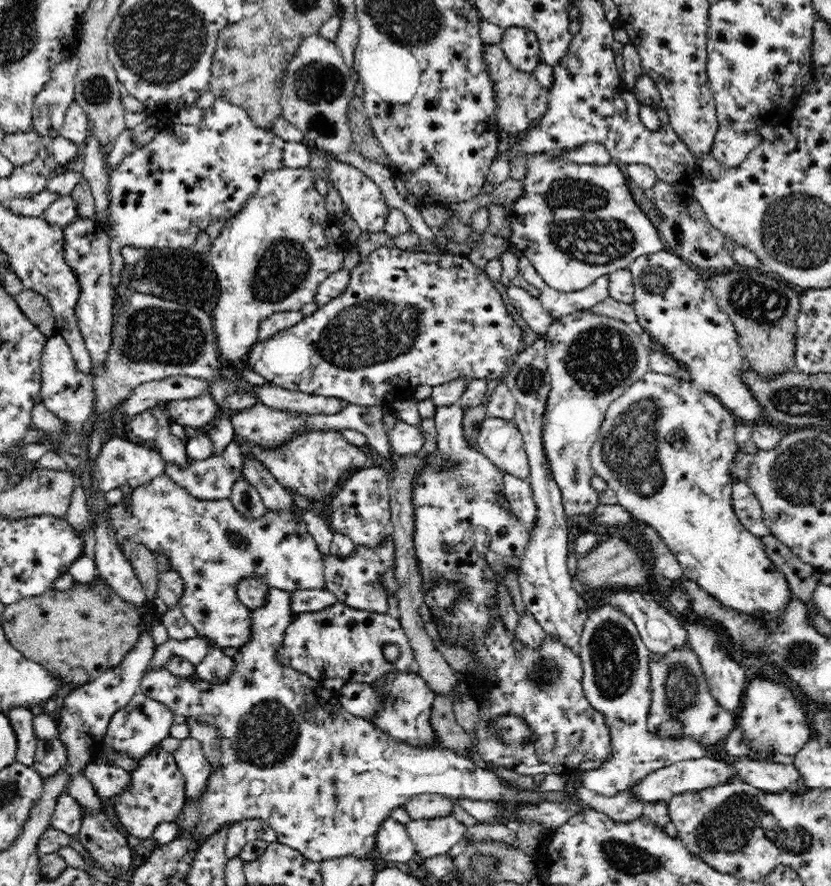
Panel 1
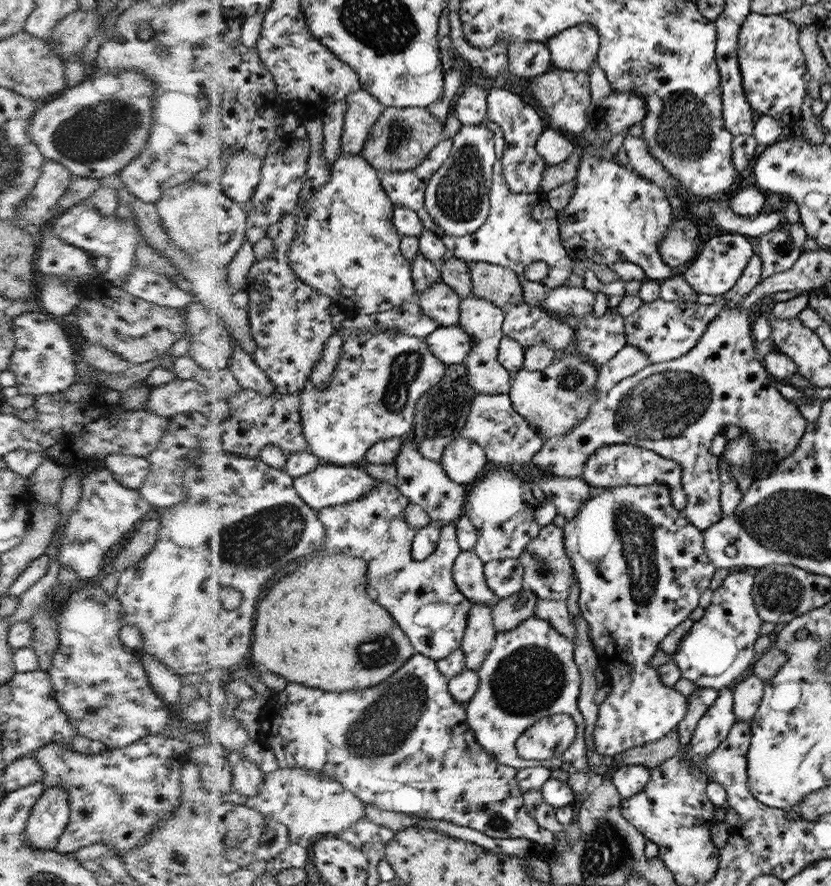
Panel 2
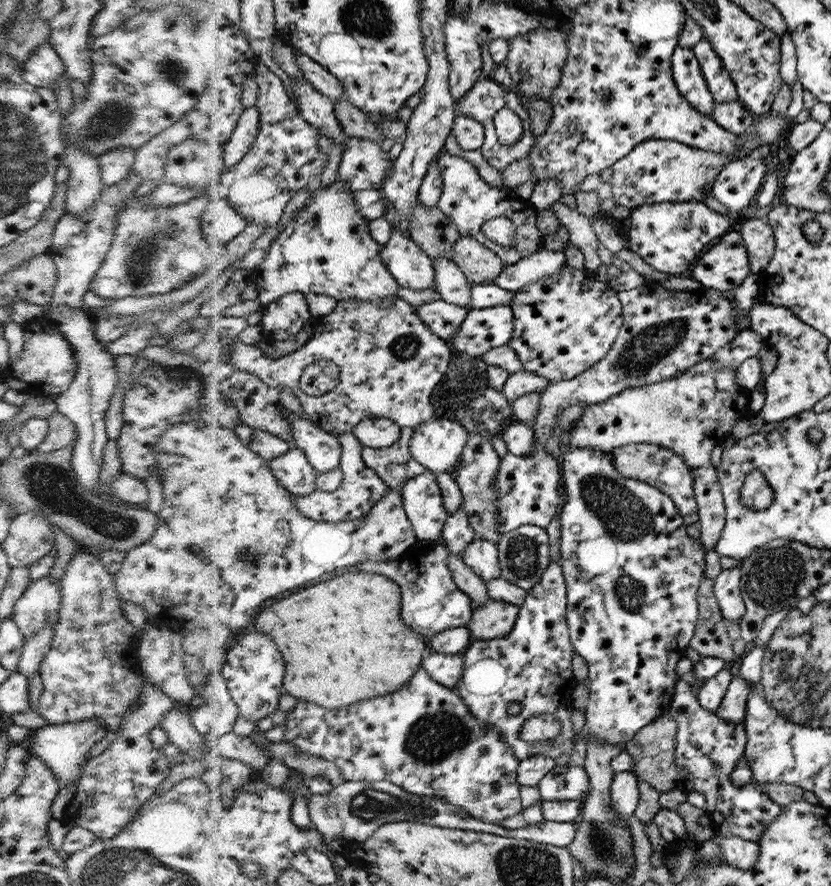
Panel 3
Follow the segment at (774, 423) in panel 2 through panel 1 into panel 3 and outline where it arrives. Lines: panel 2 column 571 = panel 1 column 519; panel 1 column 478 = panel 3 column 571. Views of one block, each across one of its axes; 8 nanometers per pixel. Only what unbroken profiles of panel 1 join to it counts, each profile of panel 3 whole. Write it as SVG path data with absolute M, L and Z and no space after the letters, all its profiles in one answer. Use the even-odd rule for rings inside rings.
M710 357L672 380L624 389L608 401L586 404L579 420L568 432L569 447L566 448L597 448L602 452L611 452L622 445L649 442L676 451L693 473L694 494L700 508L700 541L706 549L714 550L724 532L722 528L725 528L724 520L727 518L724 518L722 486L716 484L719 476L716 476L716 468L710 462L710 452L716 446L716 440L730 434L726 430L732 430L739 420L755 416L750 409L749 390L739 386L736 375L738 367L723 367Z

